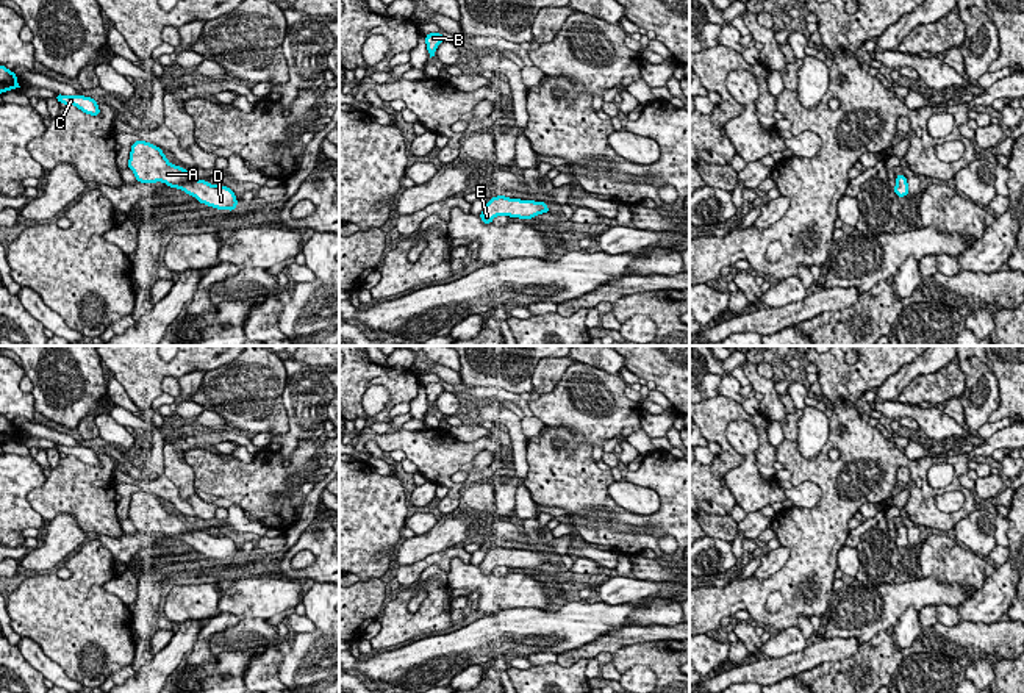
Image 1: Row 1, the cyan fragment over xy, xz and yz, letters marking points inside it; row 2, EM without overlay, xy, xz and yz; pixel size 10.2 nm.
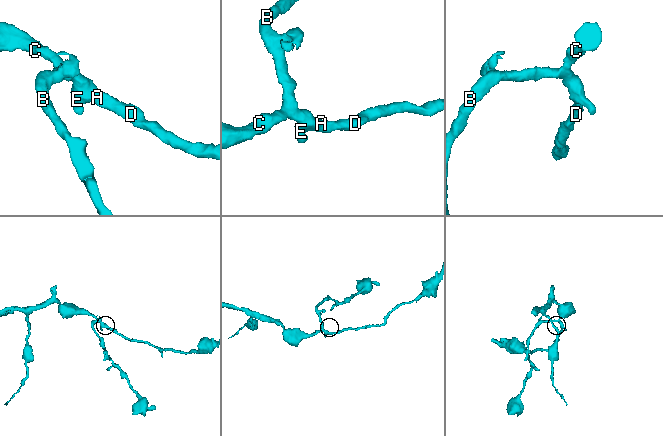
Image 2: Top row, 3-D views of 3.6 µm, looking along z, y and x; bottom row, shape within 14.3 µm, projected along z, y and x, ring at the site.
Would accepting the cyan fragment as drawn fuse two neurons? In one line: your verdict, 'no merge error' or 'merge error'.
no merge error

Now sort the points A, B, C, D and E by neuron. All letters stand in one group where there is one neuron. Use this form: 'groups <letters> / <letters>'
groups A B C D E

